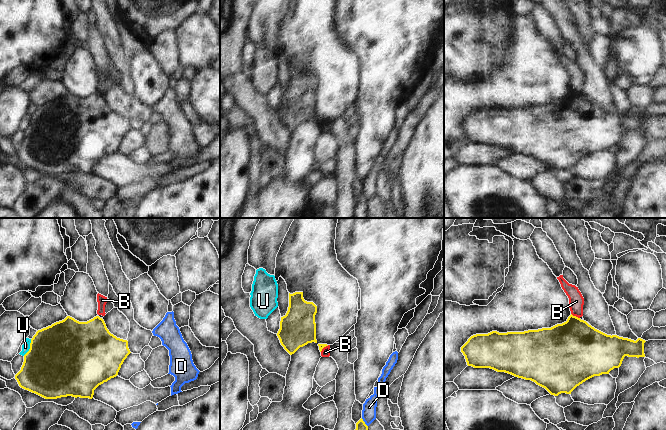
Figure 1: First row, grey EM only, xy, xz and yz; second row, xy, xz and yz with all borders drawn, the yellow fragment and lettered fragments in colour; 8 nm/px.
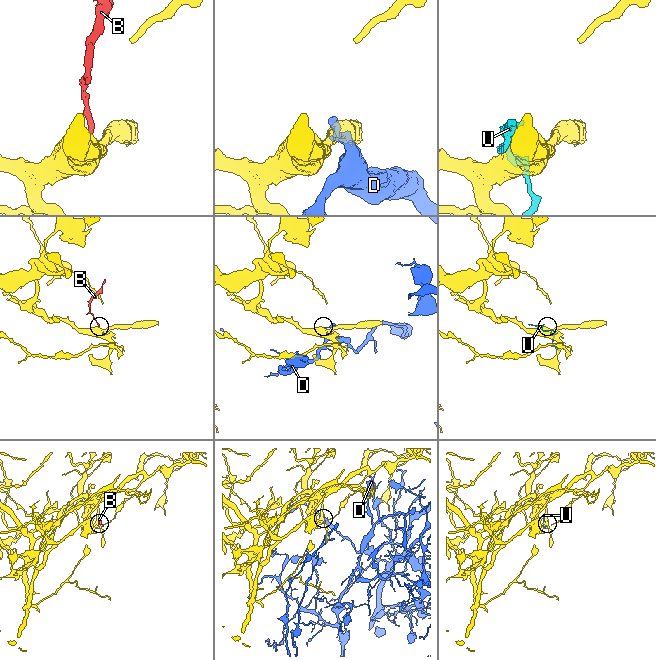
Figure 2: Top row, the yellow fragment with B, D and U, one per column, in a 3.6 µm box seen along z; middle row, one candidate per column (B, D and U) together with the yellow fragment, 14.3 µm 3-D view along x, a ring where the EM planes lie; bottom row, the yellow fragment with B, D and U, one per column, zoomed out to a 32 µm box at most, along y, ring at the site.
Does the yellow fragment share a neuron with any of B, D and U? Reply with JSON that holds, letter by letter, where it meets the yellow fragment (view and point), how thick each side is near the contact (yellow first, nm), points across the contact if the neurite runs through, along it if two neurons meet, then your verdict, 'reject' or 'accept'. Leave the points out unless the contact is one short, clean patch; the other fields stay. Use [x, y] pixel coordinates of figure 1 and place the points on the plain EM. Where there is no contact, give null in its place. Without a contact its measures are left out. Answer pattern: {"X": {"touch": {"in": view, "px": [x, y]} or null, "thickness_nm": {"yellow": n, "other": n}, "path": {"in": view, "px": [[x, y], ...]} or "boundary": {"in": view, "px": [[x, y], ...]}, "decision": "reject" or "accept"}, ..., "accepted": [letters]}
{"B": {"touch": {"in": "yz", "px": [575, 92]}, "thickness_nm": {"yellow": 440, "other": 130}, "boundary": {"in": "yz", "px": [[571, 89], [579, 94]]}, "decision": "reject"}, "D": {"touch": {"in": "xz", "px": [364, 198]}, "thickness_nm": {"yellow": 110, "other": 110}, "boundary": {"in": "xz", "px": [[361, 194], [367, 202]]}, "decision": "reject"}, "U": {"touch": {"in": "xy", "px": [30, 123]}, "thickness_nm": {"yellow": 500, "other": 60}, "decision": "reject"}, "accepted": []}

